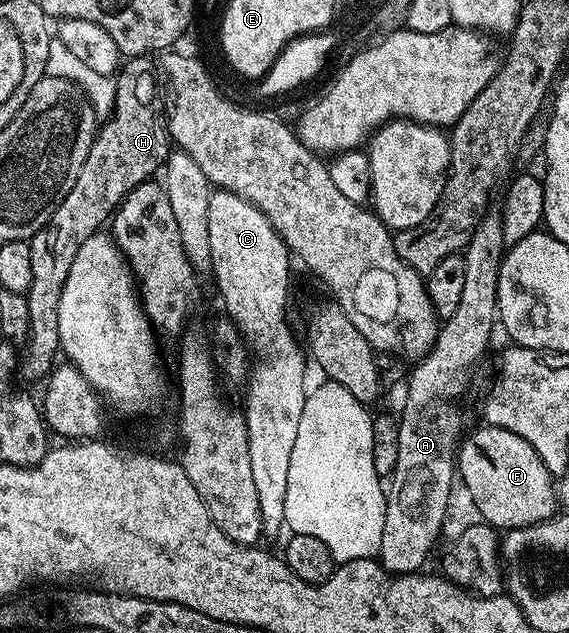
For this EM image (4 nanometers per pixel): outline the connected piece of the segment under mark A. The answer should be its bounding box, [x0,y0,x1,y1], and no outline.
[378,213,506,575]

